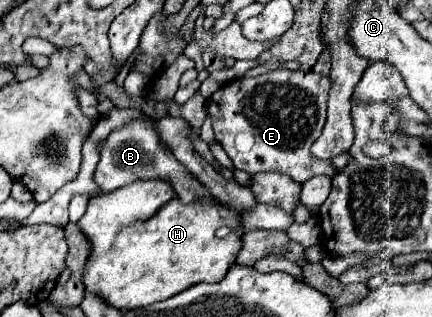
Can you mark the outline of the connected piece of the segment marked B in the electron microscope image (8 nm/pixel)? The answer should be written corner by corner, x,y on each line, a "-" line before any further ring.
140,117
136,121
132,121
132,125
128,125
128,129
120,129
120,131
114,131
108,135
108,139
104,141
100,163
94,171
94,183
100,187
100,191
114,191
136,179
164,179
176,189
178,199
186,201
186,203
190,203
194,199
216,201
214,197
210,197
210,193
206,189
202,189
202,185
188,173
188,169
184,169
184,165
180,165
172,157
172,153
162,149
160,137
154,131
152,119
140,119

